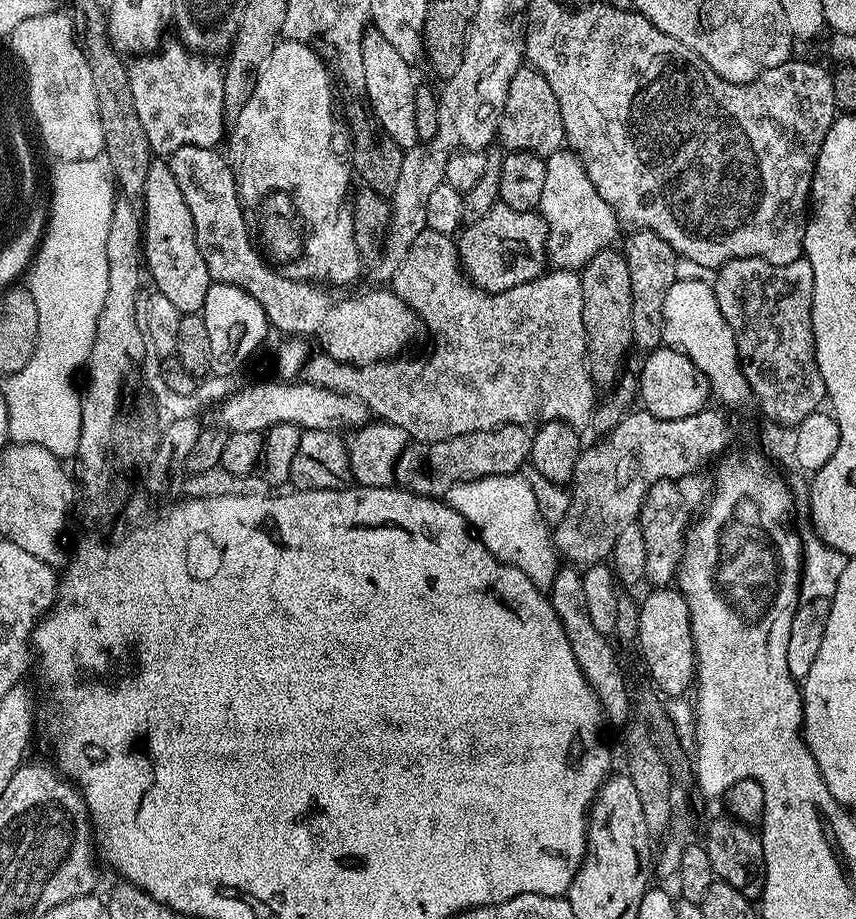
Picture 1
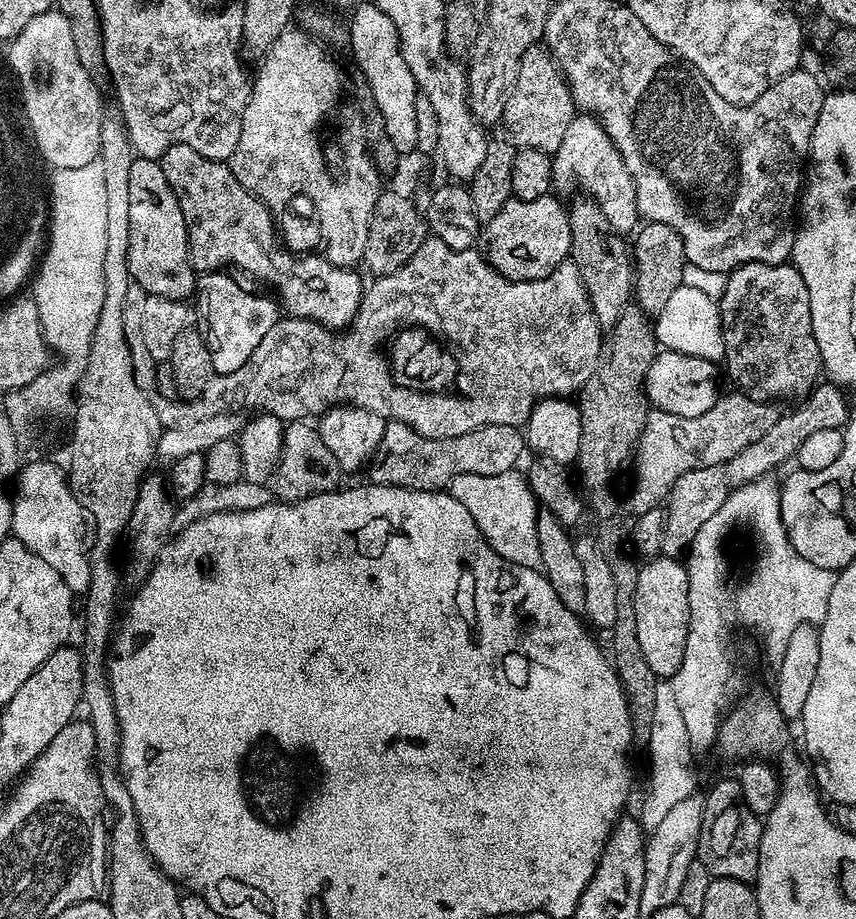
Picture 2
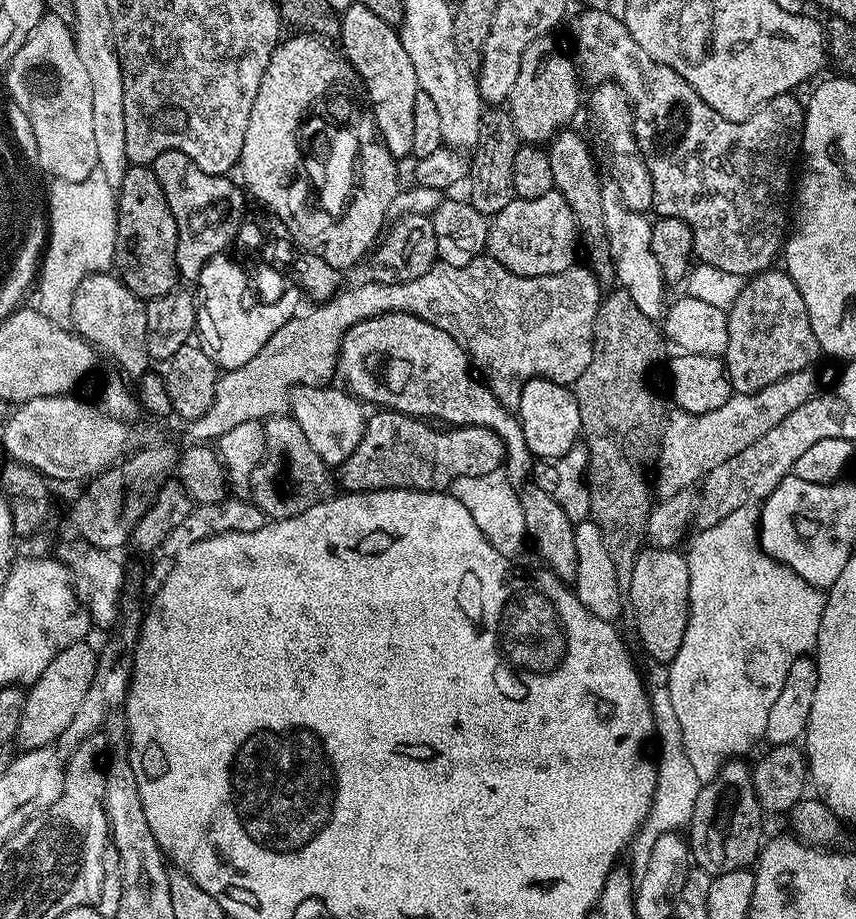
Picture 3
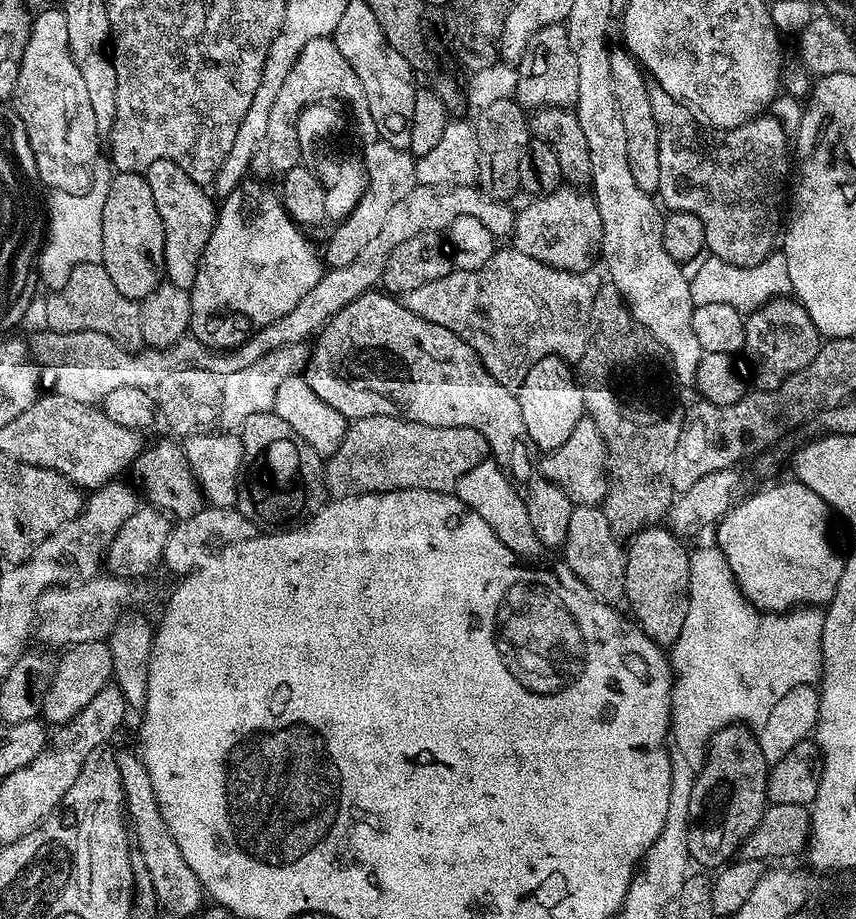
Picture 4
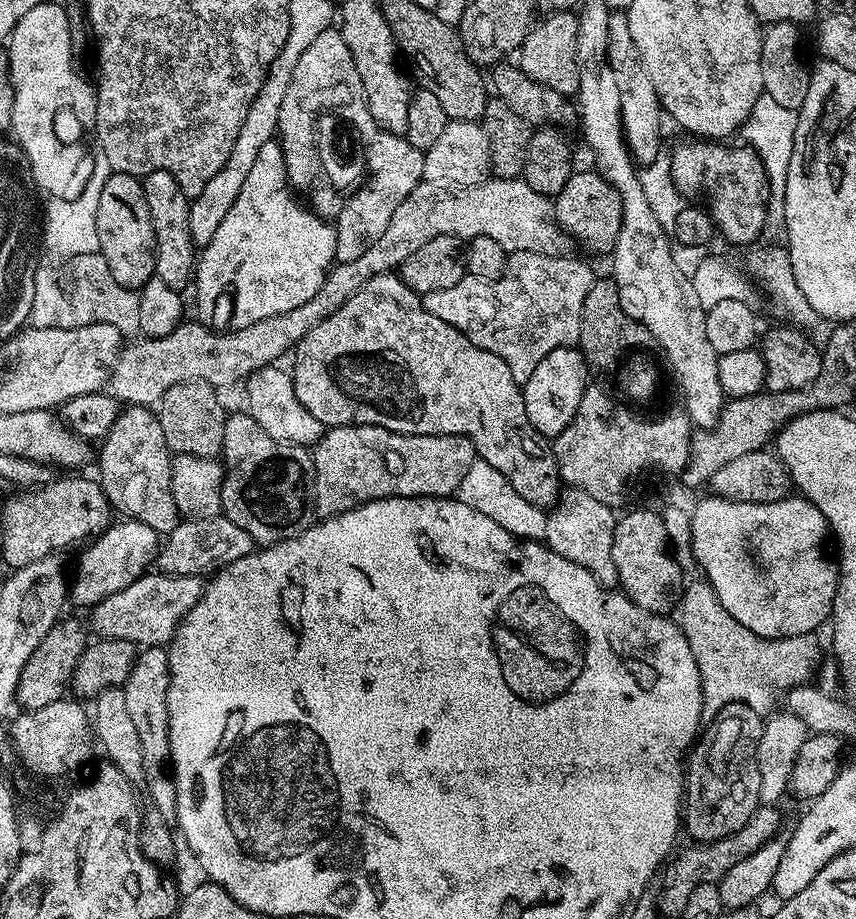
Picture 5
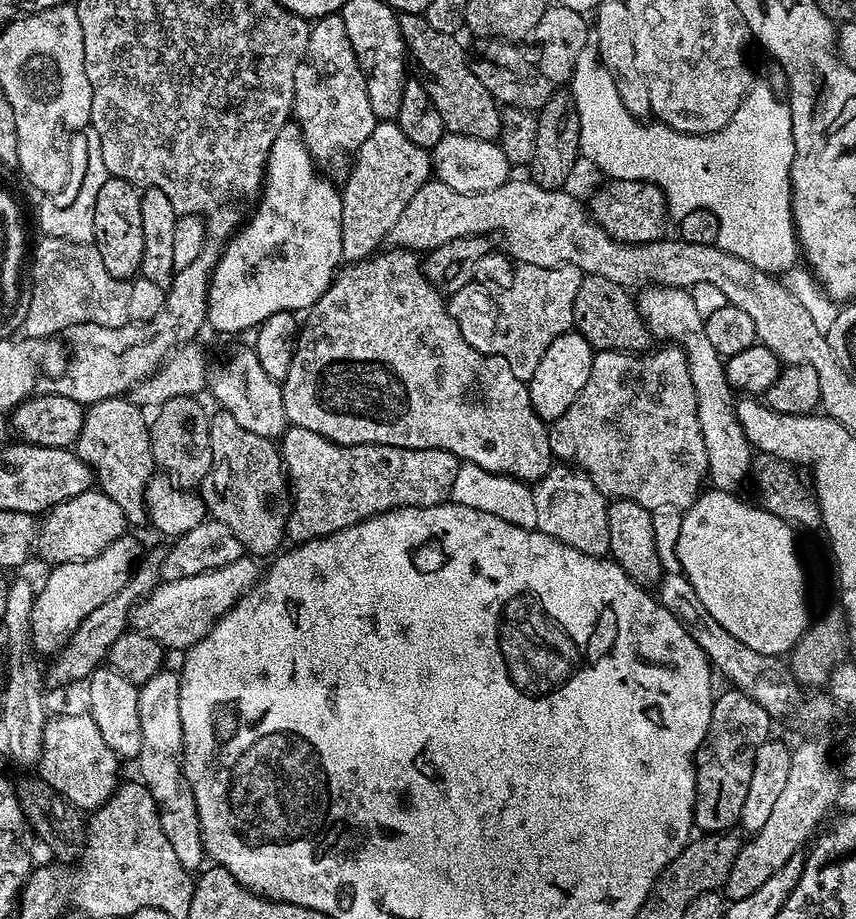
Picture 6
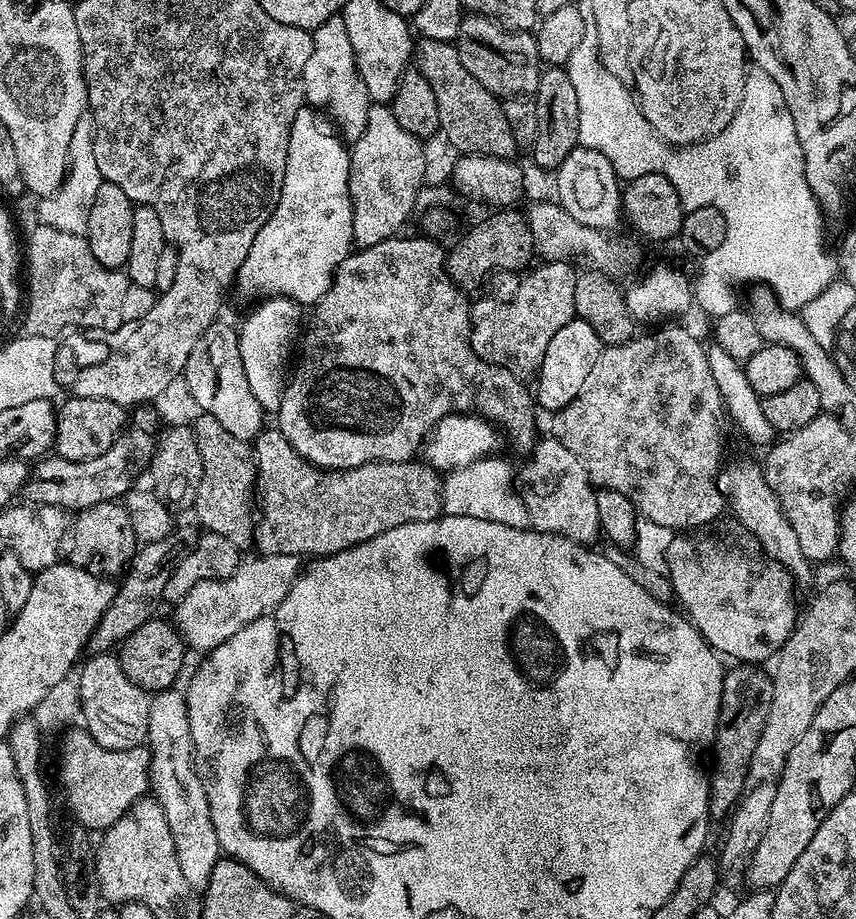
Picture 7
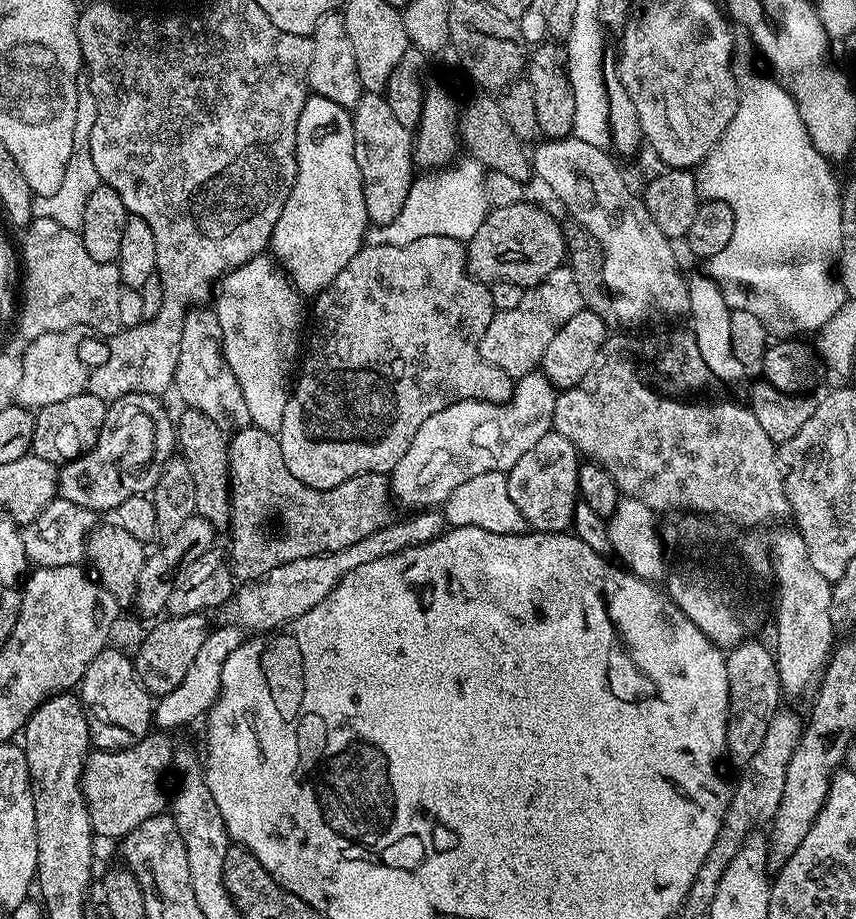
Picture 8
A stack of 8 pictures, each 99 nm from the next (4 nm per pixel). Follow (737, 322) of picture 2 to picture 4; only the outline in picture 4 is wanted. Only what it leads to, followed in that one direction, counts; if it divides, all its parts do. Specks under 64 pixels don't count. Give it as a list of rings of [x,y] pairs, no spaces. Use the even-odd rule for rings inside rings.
[[[775,298],[772,300],[768,300],[762,305],[760,308],[754,310],[746,316],[744,321],[744,347],[742,349],[743,355],[748,355],[748,364],[747,367],[750,369],[752,367],[752,372],[756,375],[756,380],[761,389],[767,390],[770,388],[776,388],[779,386],[783,380],[786,378],[790,378],[790,374],[798,374],[798,370],[806,370],[806,366],[810,366],[810,362],[814,362],[814,358],[818,354],[818,350],[820,349],[822,343],[822,337],[820,335],[819,330],[814,326],[814,322],[810,318],[810,314],[806,314],[806,310],[800,304],[800,301],[795,298]]]

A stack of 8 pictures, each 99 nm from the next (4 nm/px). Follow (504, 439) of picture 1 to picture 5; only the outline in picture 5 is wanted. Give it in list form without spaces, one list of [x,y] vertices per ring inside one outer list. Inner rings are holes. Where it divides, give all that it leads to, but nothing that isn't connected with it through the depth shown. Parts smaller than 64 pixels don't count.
[[[347,424],[328,428],[311,449],[314,462],[314,512],[317,517],[337,516],[354,507],[354,502],[381,500],[391,496],[451,497],[462,478],[477,460],[476,448],[468,436],[454,434],[402,434],[373,424]]]

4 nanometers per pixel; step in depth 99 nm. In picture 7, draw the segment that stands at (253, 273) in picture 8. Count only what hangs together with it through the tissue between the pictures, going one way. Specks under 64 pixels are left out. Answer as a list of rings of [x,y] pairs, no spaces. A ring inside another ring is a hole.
[[[284,296],[261,299],[253,308],[256,309],[238,324],[242,370],[246,370],[250,390],[253,391],[254,398],[258,398],[265,413],[276,414],[280,411],[284,385],[289,379],[290,365],[294,360],[294,349],[302,332],[302,308],[295,300],[287,300]]]

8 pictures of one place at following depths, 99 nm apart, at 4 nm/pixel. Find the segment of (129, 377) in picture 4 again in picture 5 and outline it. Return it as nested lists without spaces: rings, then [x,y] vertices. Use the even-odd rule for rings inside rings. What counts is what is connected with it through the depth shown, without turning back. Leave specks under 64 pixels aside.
[[[487,178],[481,181],[478,185],[470,185],[468,187],[453,187],[445,183],[427,183],[421,182],[417,188],[410,190],[410,194],[406,198],[406,202],[402,202],[402,206],[398,206],[398,210],[394,210],[394,218],[390,218],[390,226],[386,226],[386,230],[382,233],[382,238],[378,238],[378,242],[374,242],[374,246],[370,246],[370,250],[366,250],[366,254],[362,254],[362,258],[354,258],[354,262],[336,262],[328,269],[326,278],[322,282],[322,286],[318,286],[318,294],[314,294],[314,298],[310,298],[310,302],[302,302],[302,306],[294,306],[294,310],[286,310],[286,314],[274,314],[274,318],[262,318],[262,322],[254,322],[254,326],[242,326],[242,330],[234,330],[233,332],[214,332],[211,328],[207,328],[202,323],[182,322],[170,334],[166,334],[162,338],[140,338],[136,341],[137,344],[132,344],[123,349],[119,358],[116,359],[116,364],[112,367],[110,373],[110,392],[117,400],[128,406],[152,406],[162,399],[172,386],[177,386],[183,380],[204,380],[206,383],[215,385],[217,389],[224,390],[227,384],[236,384],[247,381],[252,373],[275,365],[279,356],[284,356],[295,349],[298,342],[302,342],[302,338],[306,338],[306,334],[310,334],[310,330],[314,330],[314,326],[318,326],[318,322],[326,322],[326,318],[330,318],[330,314],[334,314],[334,310],[338,310],[338,306],[342,306],[342,302],[346,302],[355,294],[362,286],[366,286],[366,282],[370,282],[370,278],[374,278],[383,272],[390,272],[399,269],[402,262],[406,262],[406,258],[410,258],[410,254],[414,254],[414,250],[419,250],[422,246],[426,246],[426,242],[430,242],[430,238],[438,238],[439,236],[458,236],[461,241],[467,242],[473,240],[475,236],[485,236],[486,238],[494,238],[494,242],[498,242],[498,246],[502,246],[502,250],[506,253],[514,252],[537,252],[538,254],[546,254],[547,256],[563,256],[569,251],[570,237],[563,228],[556,222],[554,215],[554,204],[551,199],[542,194],[538,194],[534,190],[530,190],[530,186],[523,180],[517,178],[514,180],[497,180],[495,178]]]

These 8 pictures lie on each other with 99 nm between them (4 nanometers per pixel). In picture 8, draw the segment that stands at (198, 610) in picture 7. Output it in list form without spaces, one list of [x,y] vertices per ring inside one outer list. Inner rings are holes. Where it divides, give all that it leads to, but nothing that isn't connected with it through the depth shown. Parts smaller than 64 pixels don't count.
[[[420,510],[409,516],[412,516],[409,520],[385,524],[377,532],[370,534],[370,538],[362,538],[362,542],[354,542],[354,546],[346,550],[334,550],[330,554],[298,558],[294,562],[280,564],[259,580],[237,587],[230,601],[231,623],[244,630],[253,628],[251,631],[256,634],[279,630],[289,620],[296,620],[306,610],[318,606],[318,602],[322,602],[322,598],[326,598],[326,594],[330,594],[330,590],[334,590],[334,586],[338,586],[340,579],[350,574],[350,570],[358,570],[358,566],[374,562],[374,558],[386,558],[395,552],[437,540],[446,531],[443,511]]]

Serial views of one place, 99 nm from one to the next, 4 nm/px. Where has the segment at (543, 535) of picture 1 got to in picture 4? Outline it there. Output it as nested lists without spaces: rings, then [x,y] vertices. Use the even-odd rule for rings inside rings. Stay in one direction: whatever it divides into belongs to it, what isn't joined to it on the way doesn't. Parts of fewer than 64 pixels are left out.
[[[483,460],[478,462],[478,466],[474,466],[474,470],[466,470],[466,474],[458,478],[454,495],[463,504],[470,506],[470,510],[474,510],[474,514],[478,514],[478,518],[482,518],[482,522],[486,522],[486,526],[490,526],[490,530],[494,530],[494,534],[502,538],[504,545],[515,556],[527,558],[545,551],[544,543],[540,541],[538,534],[534,534],[534,525],[530,523],[530,514],[526,514],[522,498],[518,498],[508,475],[497,466],[495,460]]]

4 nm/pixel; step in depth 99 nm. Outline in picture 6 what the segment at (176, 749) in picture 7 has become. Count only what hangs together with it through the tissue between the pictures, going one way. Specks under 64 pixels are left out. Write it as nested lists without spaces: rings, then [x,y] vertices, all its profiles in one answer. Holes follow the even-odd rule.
[[[161,670],[154,674],[154,678],[139,685],[138,722],[142,722],[142,750],[138,757],[138,780],[146,786],[146,790],[150,790],[150,798],[154,798],[158,806],[162,830],[170,842],[170,847],[174,849],[178,862],[182,862],[184,868],[196,870],[205,863],[206,853],[198,822],[198,806],[194,802],[194,790],[190,790],[190,782],[184,773],[180,673],[176,670],[168,671]]]

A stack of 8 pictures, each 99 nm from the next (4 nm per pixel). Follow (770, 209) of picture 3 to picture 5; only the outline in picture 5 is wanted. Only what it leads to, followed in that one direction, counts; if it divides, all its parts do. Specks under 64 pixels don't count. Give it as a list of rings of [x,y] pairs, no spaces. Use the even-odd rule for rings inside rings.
[[[688,138],[685,144],[677,146],[670,152],[672,166],[672,181],[681,194],[696,192],[701,188],[708,195],[707,211],[712,213],[712,221],[716,223],[719,235],[725,236],[732,244],[752,244],[764,232],[764,227],[770,221],[770,185],[768,172],[760,155],[754,149],[741,146],[741,148],[723,148],[723,143],[713,142],[708,138]]]

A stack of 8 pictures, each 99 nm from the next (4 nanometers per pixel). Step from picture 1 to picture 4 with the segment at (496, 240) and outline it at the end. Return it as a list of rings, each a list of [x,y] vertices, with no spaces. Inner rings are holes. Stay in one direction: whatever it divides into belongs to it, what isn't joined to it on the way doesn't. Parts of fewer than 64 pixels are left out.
[[[561,186],[548,196],[527,201],[524,209],[516,212],[516,225],[512,228],[511,243],[522,254],[546,262],[567,272],[590,272],[597,267],[602,256],[602,214],[598,214],[596,197],[591,191],[576,186]]]

